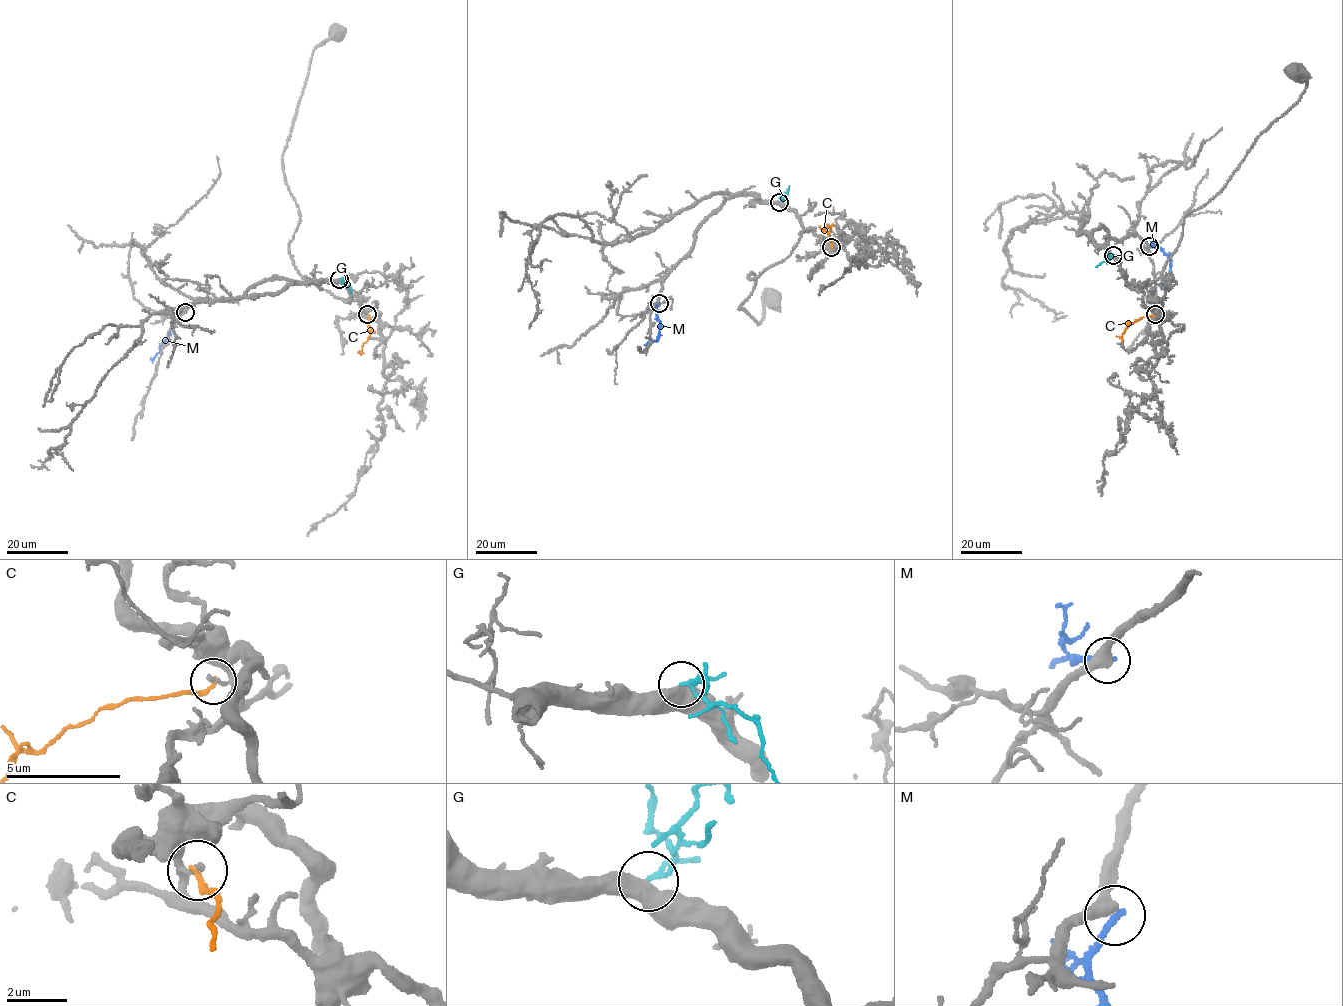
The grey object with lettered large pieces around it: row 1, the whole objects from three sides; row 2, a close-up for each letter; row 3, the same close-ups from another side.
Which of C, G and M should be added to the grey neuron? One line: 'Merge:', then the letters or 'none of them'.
Merge: G

